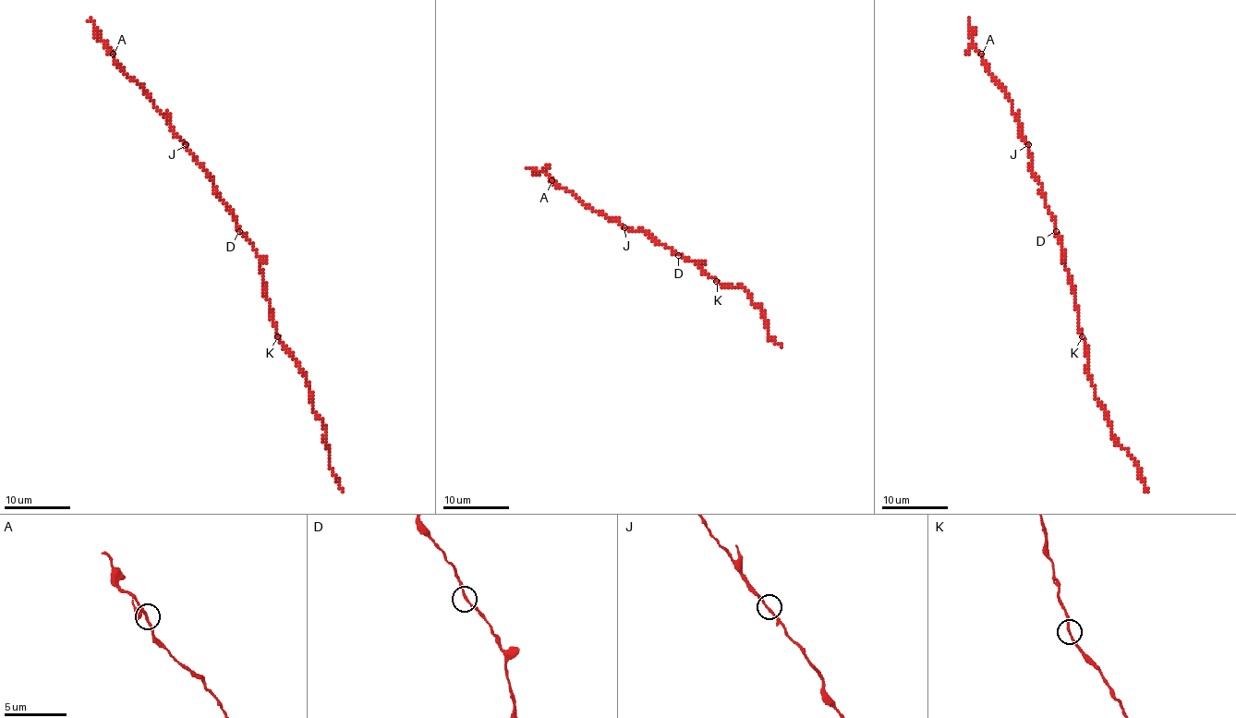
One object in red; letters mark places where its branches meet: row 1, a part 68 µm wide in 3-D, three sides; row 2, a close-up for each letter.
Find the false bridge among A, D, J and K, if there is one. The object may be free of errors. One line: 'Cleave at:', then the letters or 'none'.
Cleave at: K

